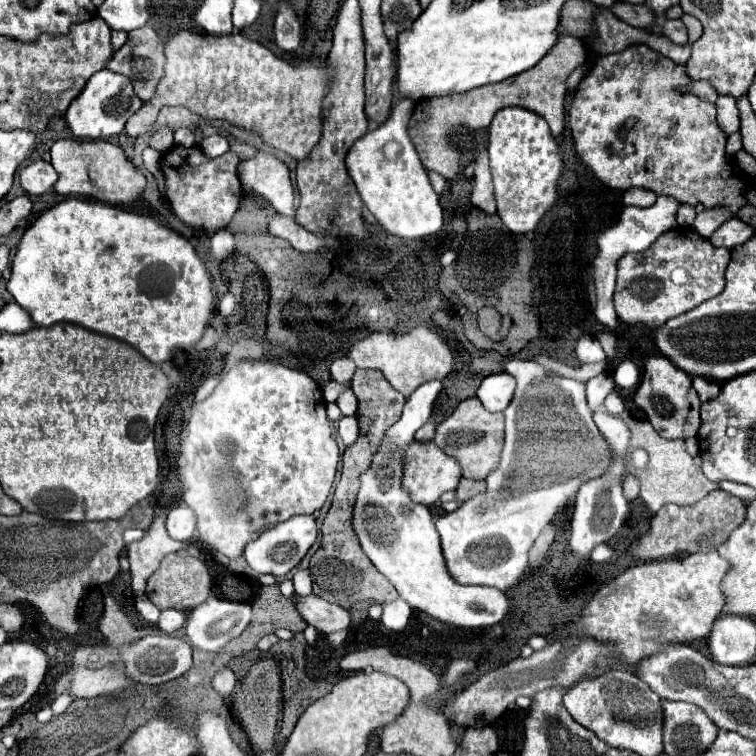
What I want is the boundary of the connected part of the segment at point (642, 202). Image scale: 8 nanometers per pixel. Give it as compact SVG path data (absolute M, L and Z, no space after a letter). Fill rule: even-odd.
M630 188L624 192L624 204L626 206L640 206L640 208L648 208L656 202L656 194L652 190L644 190L644 188Z

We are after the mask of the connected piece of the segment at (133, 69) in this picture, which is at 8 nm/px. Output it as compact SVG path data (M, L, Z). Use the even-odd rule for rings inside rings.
M142 26L138 30L132 30L128 34L126 44L118 52L114 52L114 56L108 60L106 68L130 78L140 100L148 102L150 98L154 98L154 94L156 94L154 90L164 74L164 42L158 38L158 34L150 26Z

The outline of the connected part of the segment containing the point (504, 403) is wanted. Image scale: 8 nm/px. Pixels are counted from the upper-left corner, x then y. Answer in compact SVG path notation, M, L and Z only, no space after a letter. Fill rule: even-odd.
M490 374L482 380L478 388L478 400L484 404L488 412L504 412L508 408L508 402L512 400L514 390L516 380L510 374Z

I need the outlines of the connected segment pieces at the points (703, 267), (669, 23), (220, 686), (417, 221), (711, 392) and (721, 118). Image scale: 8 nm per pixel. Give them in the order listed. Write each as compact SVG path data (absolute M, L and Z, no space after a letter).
M676 228L656 238L656 242L644 250L644 254L624 254L618 260L618 280L614 292L616 314L626 324L646 324L650 330L658 330L670 318L676 318L702 302L718 296L724 290L724 270L730 262L728 248L716 248L708 238L700 238L692 228Z
M666 20L662 34L664 34L664 36L666 36L668 40L672 40L674 44L680 44L680 46L688 44L688 34L686 34L686 26L682 24L682 20Z
M222 668L220 672L216 672L216 676L212 678L212 686L220 696L230 696L236 684L236 676L230 668Z
M400 100L382 126L356 140L346 156L346 168L358 188L364 206L384 226L384 230L400 238L416 240L440 230L442 206L434 188L430 186L428 172L424 170L408 132L404 132L404 118L408 124L412 108L412 100Z
M698 378L696 380L696 390L698 390L698 396L700 400L712 400L716 398L716 394L720 392L720 386L718 382L712 382L712 380L706 380L706 378Z
M718 96L716 110L718 110L718 126L724 130L724 134L730 136L740 130L740 114L736 100L732 96Z

